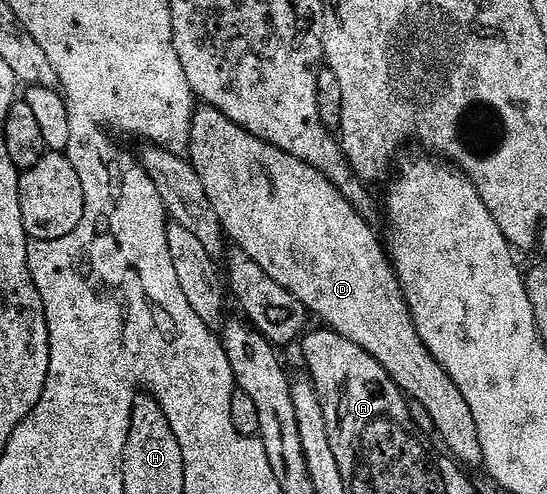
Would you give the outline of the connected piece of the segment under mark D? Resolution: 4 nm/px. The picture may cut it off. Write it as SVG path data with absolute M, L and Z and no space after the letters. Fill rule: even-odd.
M204 105L199 109L201 111L197 110L190 119L192 128L188 131L187 154L193 170L202 181L202 189L206 191L214 213L224 226L225 236L233 239L236 242L233 244L249 255L282 289L289 291L305 311L315 318L317 315L325 328L346 337L346 341L354 341L354 345L378 361L378 365L382 365L382 369L400 386L405 396L413 404L420 403L421 409L432 418L441 441L448 446L447 454L457 464L465 468L479 468L484 458L470 407L445 374L444 367L434 361L418 337L416 327L412 324L412 315L408 312L408 303L400 292L396 271L392 268L381 236L379 239L372 232L373 224L363 219L344 200L340 191L313 167L246 133L213 107Z

